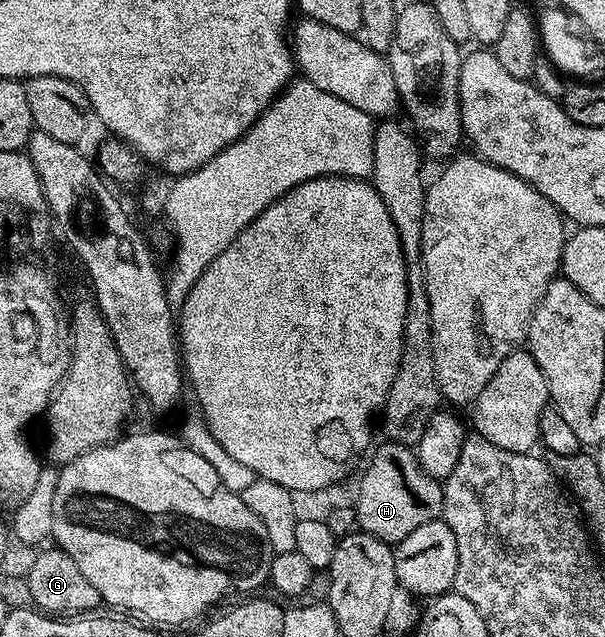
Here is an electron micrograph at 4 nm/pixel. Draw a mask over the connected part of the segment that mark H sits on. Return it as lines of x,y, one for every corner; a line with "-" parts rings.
383,440
383,443
377,446
374,447
375,455
372,456
371,463
368,464
367,471
359,482
359,495
353,499
355,520
362,533
377,536
388,544
398,544
401,540
405,540
405,536
409,536
409,532
421,528
421,524
434,522
442,515
443,482
429,476
425,468
421,468
419,457
412,447
402,446
400,442
390,440

